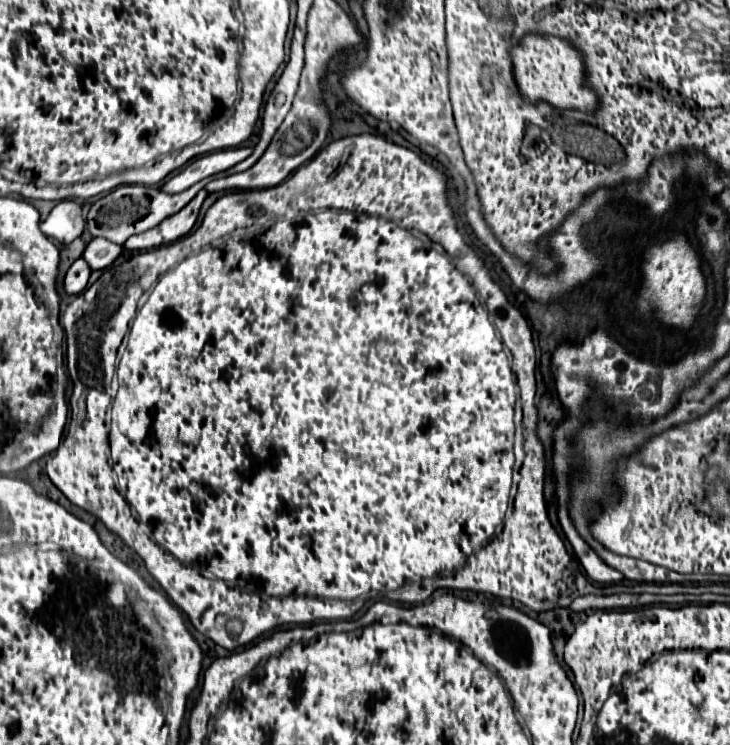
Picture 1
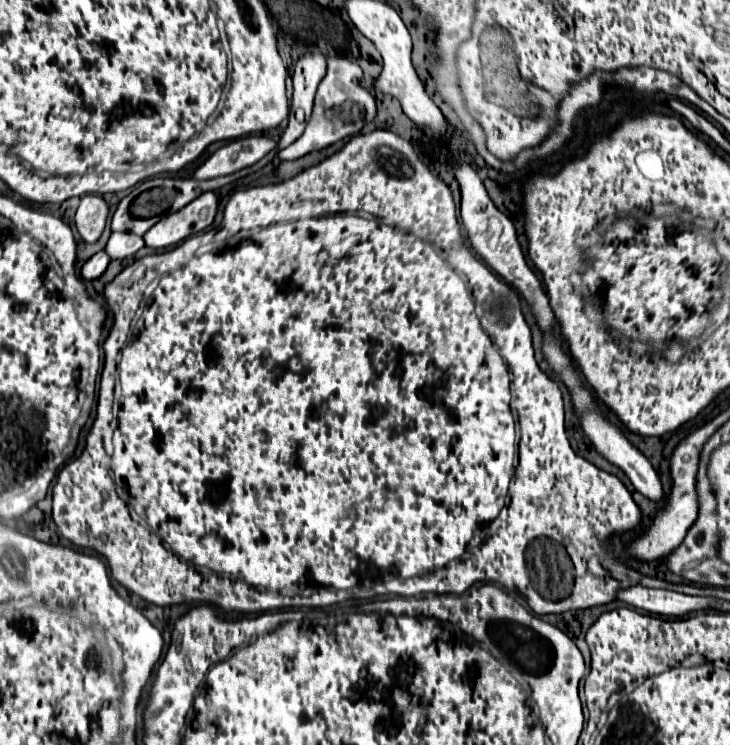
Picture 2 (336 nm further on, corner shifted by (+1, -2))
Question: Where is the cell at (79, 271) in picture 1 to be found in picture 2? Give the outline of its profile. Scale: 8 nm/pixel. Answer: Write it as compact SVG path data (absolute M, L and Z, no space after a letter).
M97 252L95 256L91 256L91 258L81 266L81 276L83 276L85 280L99 278L99 276L105 272L105 268L107 268L109 262L111 262L111 260L109 260L109 256L107 256L105 252Z

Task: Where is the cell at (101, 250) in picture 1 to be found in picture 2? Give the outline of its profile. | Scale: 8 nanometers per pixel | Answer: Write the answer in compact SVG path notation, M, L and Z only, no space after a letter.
M113 232L105 246L105 252L109 254L111 260L123 260L123 258L133 256L143 246L145 246L145 242L141 236L135 236L129 232Z

